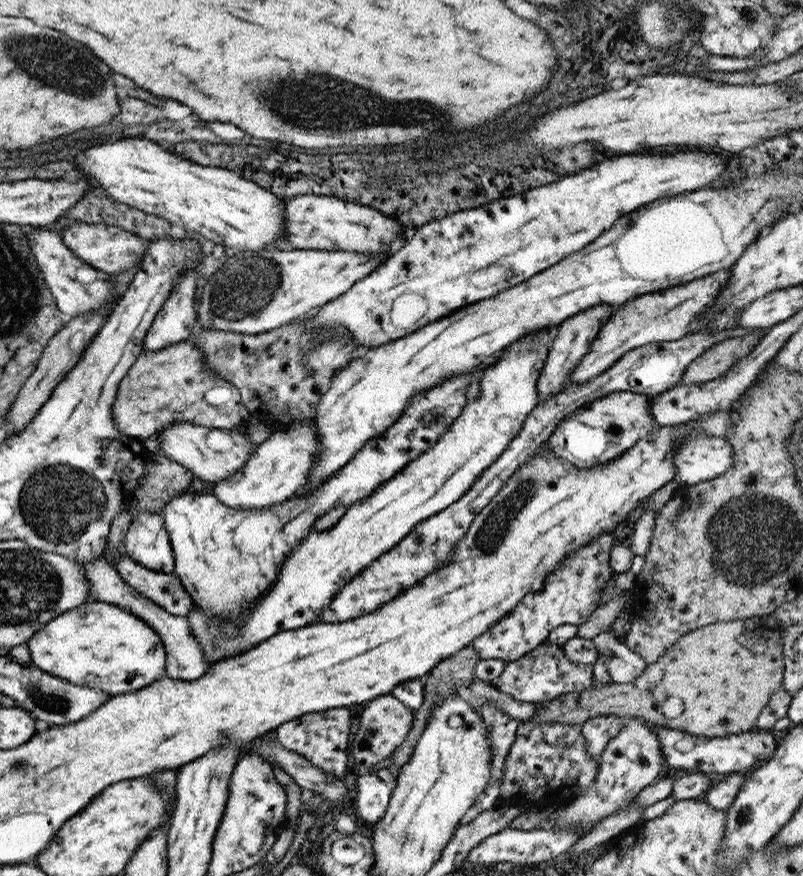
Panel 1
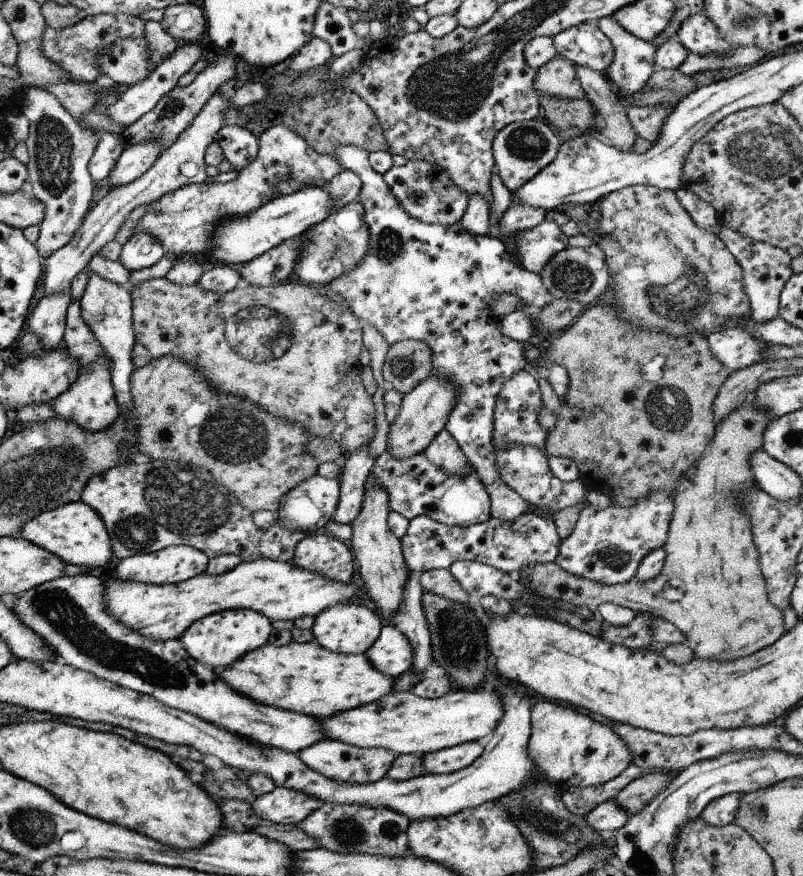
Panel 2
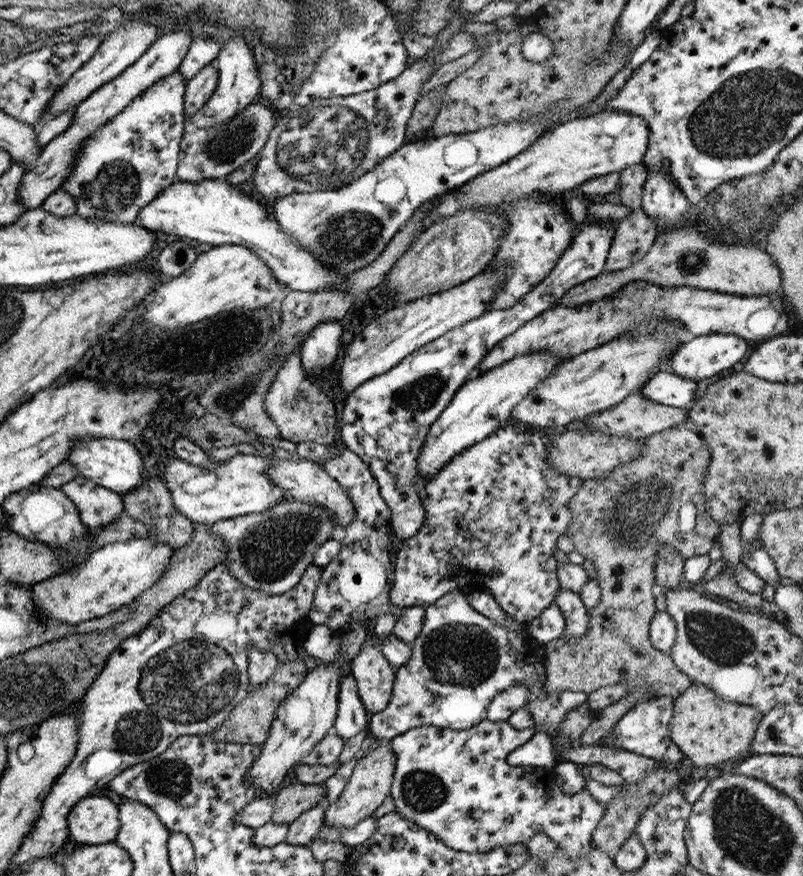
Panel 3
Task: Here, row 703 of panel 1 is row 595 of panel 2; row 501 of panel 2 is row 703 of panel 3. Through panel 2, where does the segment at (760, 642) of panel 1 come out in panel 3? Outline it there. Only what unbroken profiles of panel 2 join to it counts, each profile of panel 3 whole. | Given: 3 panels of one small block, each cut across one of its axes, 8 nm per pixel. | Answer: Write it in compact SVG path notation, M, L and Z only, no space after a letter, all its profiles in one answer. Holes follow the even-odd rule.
M692 684L674 698L669 738L684 754L685 761L705 770L717 770L750 755L749 746L764 715L753 707L732 703L713 694L707 686Z

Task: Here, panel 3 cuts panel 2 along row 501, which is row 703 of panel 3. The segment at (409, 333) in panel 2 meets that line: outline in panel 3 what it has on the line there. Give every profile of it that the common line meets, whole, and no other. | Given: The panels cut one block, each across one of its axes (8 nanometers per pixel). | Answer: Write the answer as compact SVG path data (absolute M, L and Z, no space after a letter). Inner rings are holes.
M513 684L503 692L496 694L487 705L485 719L489 722L507 720L513 712L527 704L529 686L527 684Z

